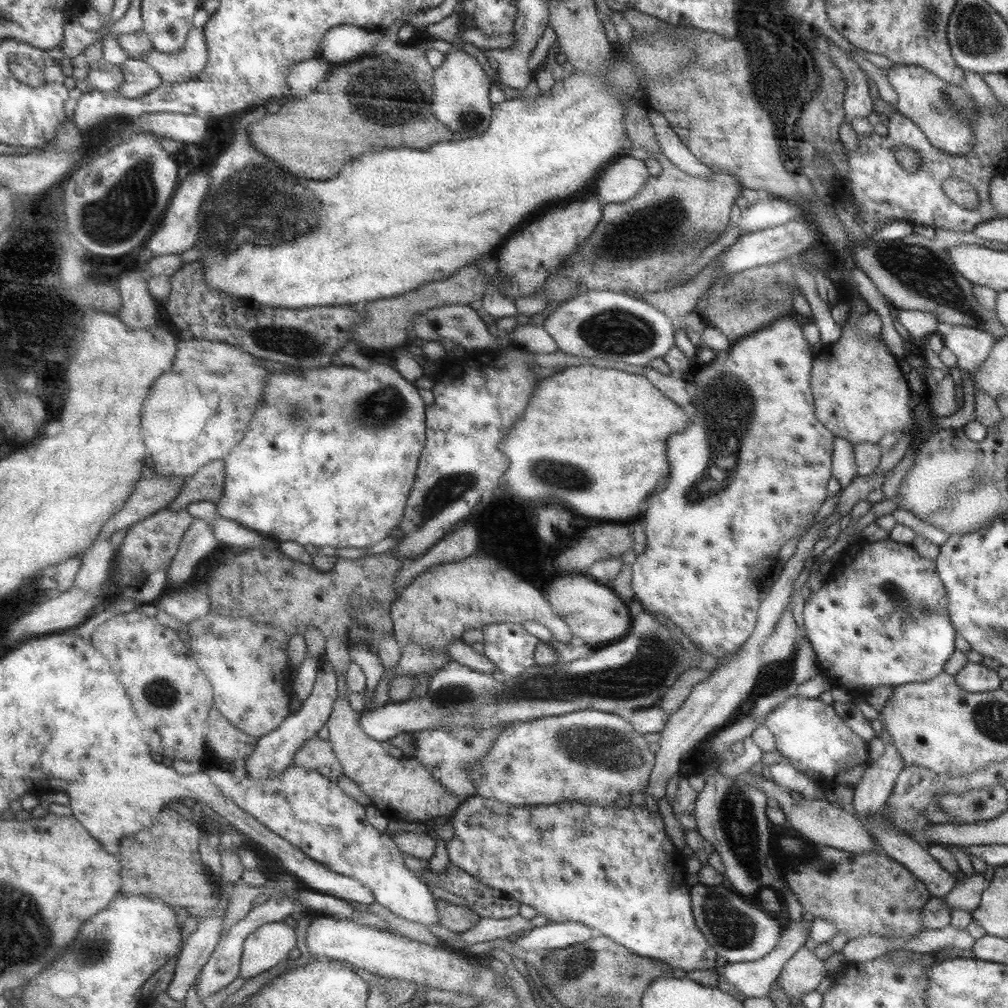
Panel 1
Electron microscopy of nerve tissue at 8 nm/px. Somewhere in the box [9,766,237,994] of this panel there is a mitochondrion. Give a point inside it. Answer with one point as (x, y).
(90, 952)

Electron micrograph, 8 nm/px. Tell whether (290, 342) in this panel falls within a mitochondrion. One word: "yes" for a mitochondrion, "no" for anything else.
yes

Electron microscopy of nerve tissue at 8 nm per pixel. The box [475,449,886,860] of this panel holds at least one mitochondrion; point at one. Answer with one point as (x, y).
(611, 749)

